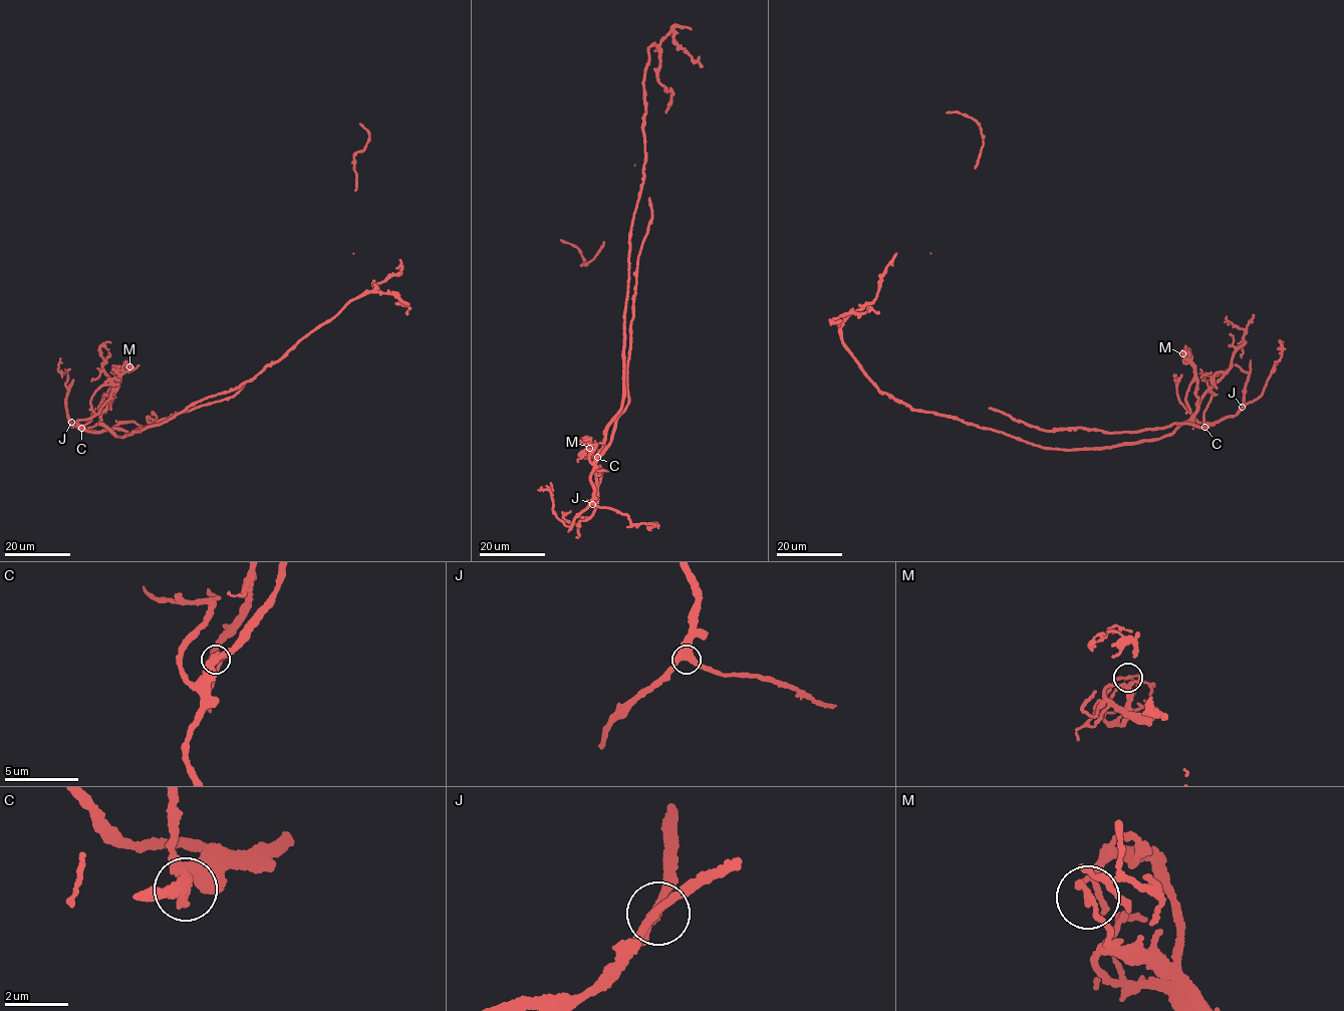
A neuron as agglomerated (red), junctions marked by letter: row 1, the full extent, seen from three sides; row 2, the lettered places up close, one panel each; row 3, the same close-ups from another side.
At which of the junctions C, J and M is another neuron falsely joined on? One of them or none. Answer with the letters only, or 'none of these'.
M

